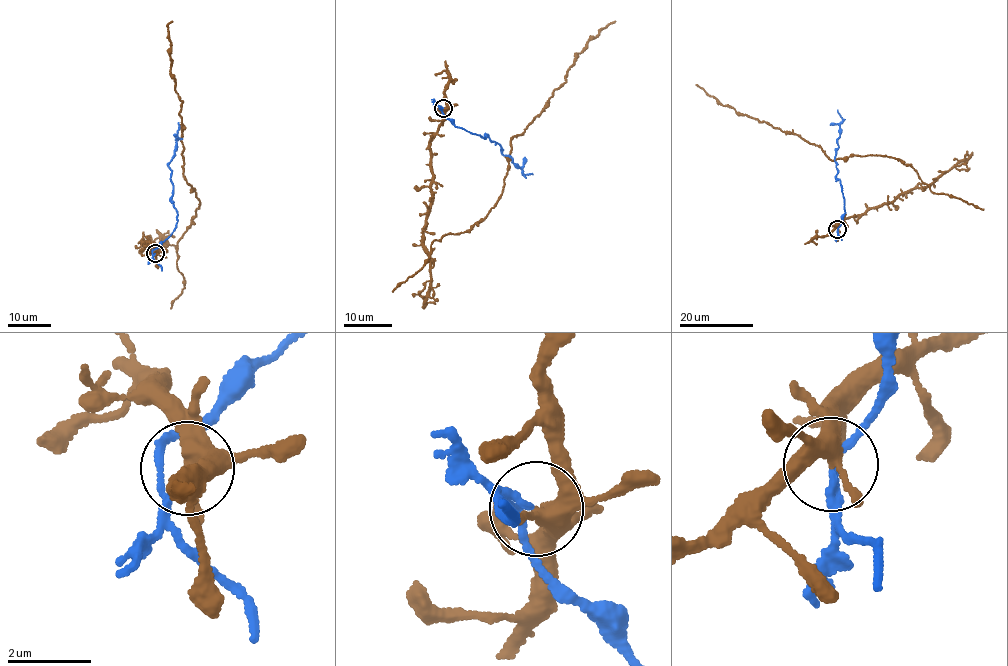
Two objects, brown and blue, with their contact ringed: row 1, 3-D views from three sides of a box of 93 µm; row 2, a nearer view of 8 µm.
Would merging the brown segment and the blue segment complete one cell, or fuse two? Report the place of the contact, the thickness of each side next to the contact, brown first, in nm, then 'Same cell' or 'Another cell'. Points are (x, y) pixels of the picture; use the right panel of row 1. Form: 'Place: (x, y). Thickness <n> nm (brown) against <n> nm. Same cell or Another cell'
Place: (837, 229). Thickness 360 nm (brown) against 110 nm. Another cell

